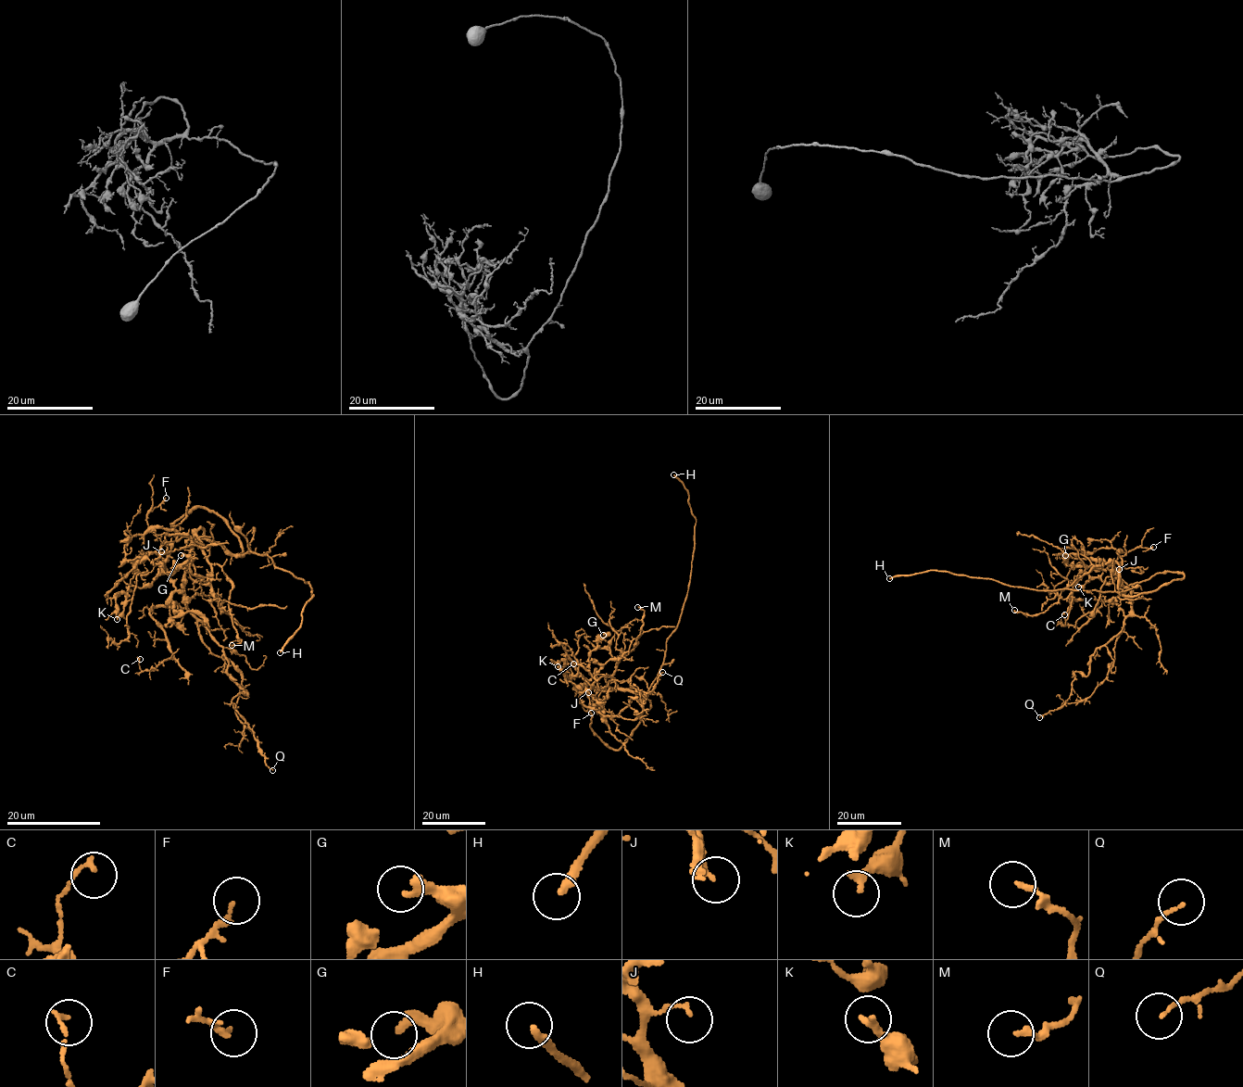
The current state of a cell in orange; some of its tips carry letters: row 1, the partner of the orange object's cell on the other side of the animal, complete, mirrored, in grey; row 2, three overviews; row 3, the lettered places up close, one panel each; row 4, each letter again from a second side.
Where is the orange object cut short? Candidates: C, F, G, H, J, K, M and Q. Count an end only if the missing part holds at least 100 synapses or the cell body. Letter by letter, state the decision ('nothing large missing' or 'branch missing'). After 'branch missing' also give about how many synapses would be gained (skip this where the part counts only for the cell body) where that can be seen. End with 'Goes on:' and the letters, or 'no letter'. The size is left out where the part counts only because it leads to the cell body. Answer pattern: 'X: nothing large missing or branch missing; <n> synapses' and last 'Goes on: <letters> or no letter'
C: nothing large missing
F: nothing large missing
G: nothing large missing
H: branch missing
J: nothing large missing
K: nothing large missing
M: nothing large missing
Q: nothing large missing
Goes on: H

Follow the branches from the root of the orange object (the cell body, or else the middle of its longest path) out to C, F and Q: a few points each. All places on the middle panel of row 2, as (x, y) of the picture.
C: (646, 693), (608, 688), (603, 718), (581, 699), (580, 693), (596, 679), (583, 667), (573, 663)
F: (646, 693), (622, 689), (602, 690), (584, 685), (579, 691), (578, 701), (585, 711), (591, 713)
Q: (646, 693), (608, 688), (603, 718), (619, 714), (632, 698), (645, 700), (634, 688), (649, 692), (662, 672)

